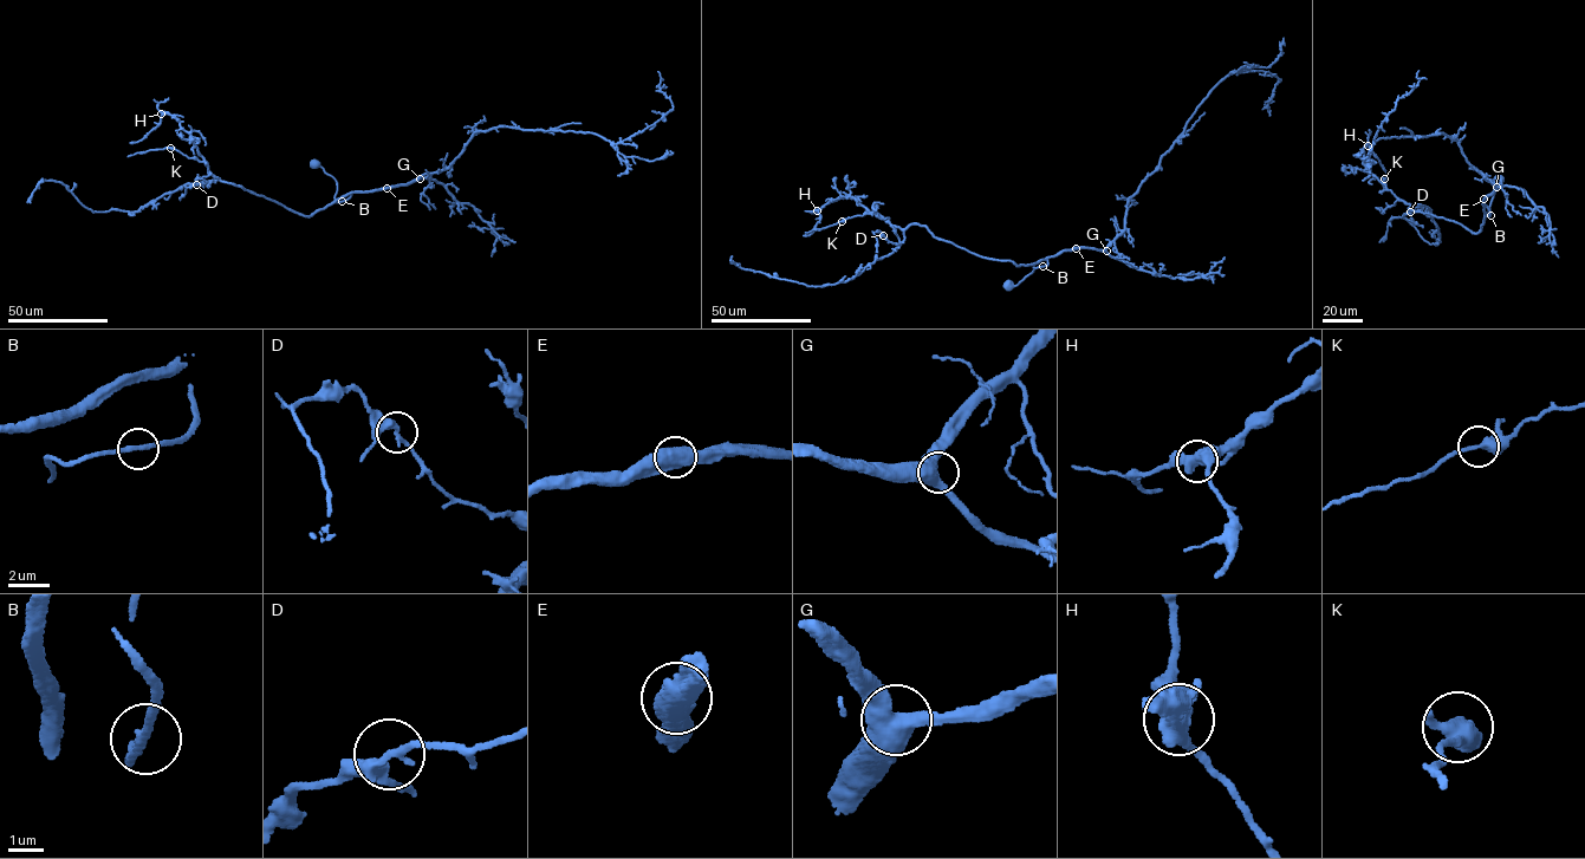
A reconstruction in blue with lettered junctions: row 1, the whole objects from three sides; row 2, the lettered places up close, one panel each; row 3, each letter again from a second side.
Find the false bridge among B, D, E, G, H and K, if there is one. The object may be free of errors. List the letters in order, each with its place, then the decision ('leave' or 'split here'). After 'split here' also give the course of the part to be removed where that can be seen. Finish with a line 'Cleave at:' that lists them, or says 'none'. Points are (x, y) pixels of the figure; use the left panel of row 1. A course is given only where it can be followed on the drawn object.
B: (342, 201) | leave
D: (196, 184) | leave
E: (387, 188) | leave
G: (420, 179) | leave
H: (161, 114) | leave
K: (170, 148) | leave
Cleave at: none

